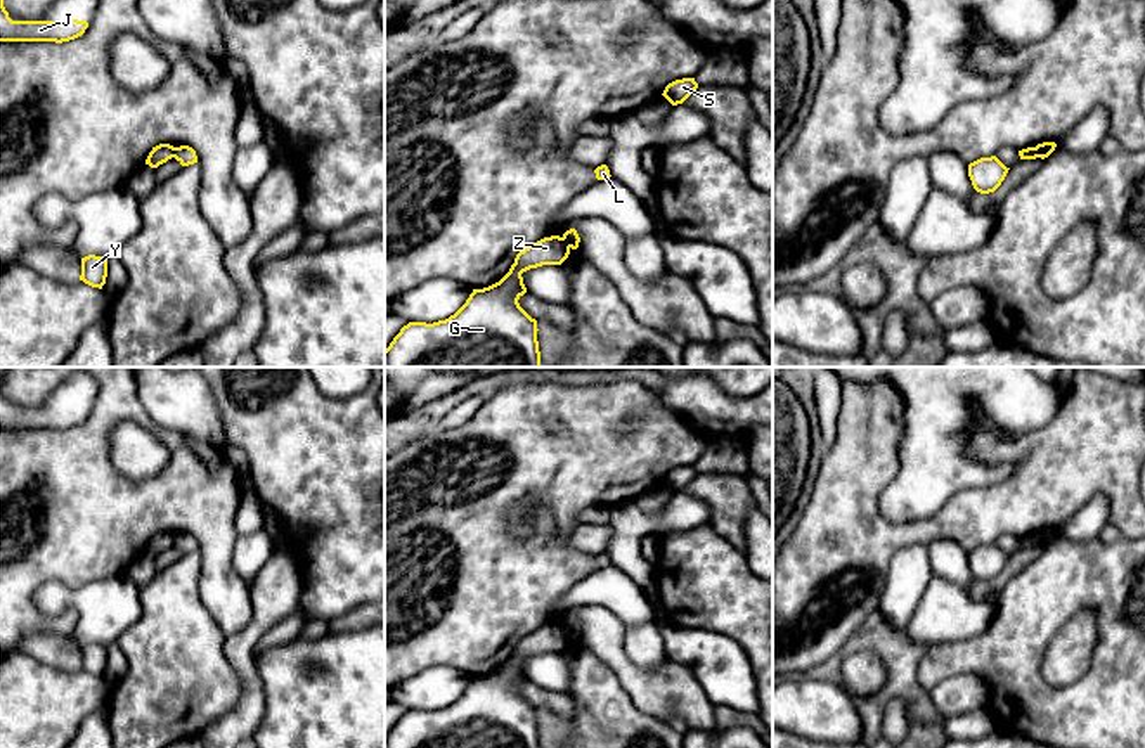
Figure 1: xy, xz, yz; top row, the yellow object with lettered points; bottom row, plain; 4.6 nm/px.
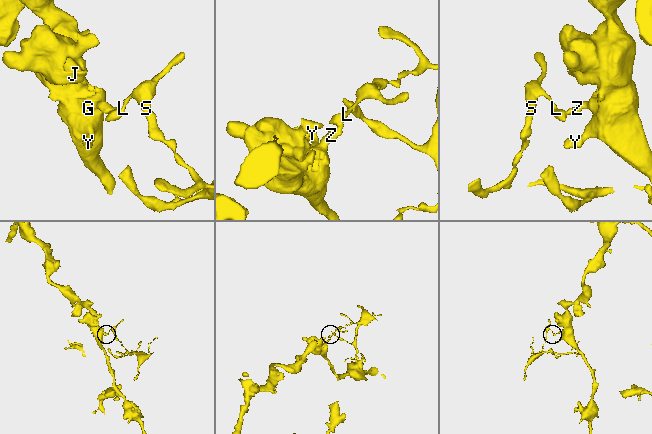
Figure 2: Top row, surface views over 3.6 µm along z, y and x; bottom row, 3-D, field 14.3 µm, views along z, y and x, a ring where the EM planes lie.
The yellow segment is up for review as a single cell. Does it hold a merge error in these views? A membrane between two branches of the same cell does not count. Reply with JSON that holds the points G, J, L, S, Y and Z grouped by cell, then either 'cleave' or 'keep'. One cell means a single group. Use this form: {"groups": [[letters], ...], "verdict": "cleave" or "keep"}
{"groups": [["G", "J", "Y", "Z"], ["L", "S"]], "verdict": "cleave"}

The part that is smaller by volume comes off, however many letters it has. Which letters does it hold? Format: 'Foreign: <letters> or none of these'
Foreign: L, S

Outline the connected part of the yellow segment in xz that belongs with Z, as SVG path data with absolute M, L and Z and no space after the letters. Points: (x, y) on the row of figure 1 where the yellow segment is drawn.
M560 235L544 237L525 248L499 282L473 289L449 319L404 326L385 350L385 367L542 367L537 320L518 303L527 293L521 274L542 265L561 265L568 255L570 248Z

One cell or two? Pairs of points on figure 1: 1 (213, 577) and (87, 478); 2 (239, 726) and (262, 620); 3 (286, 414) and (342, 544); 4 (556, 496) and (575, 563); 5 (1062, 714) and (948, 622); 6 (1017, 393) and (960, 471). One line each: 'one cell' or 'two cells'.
1: one cell
2: one cell
3: one cell
4: one cell
5: two cells
6: one cell

